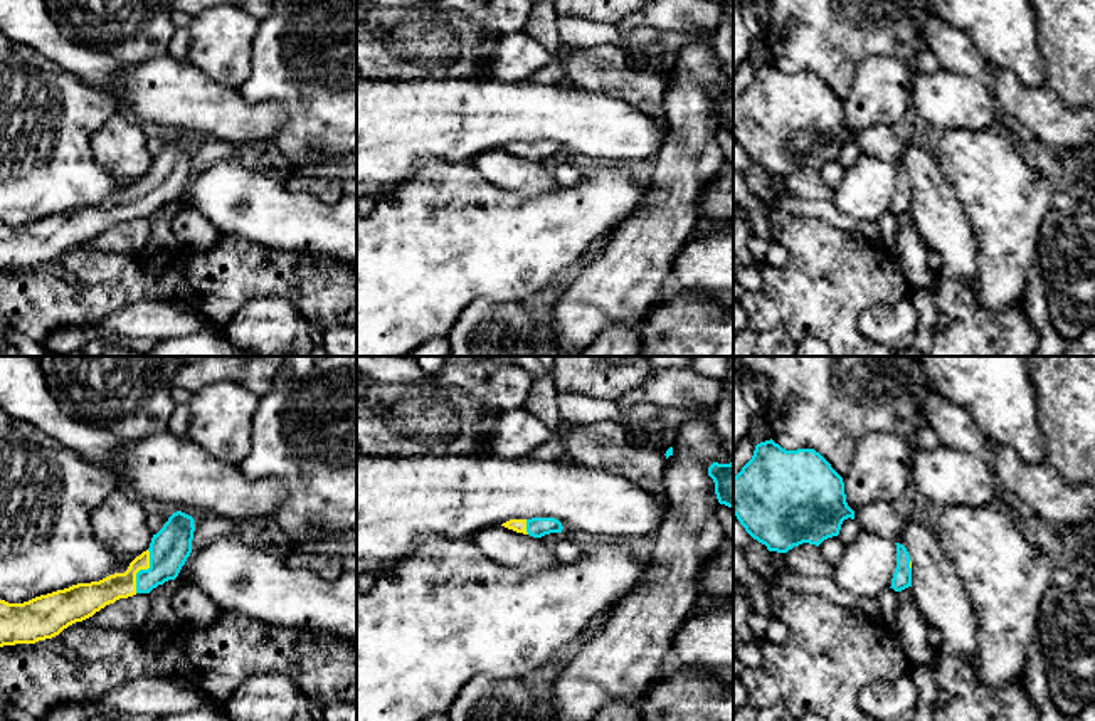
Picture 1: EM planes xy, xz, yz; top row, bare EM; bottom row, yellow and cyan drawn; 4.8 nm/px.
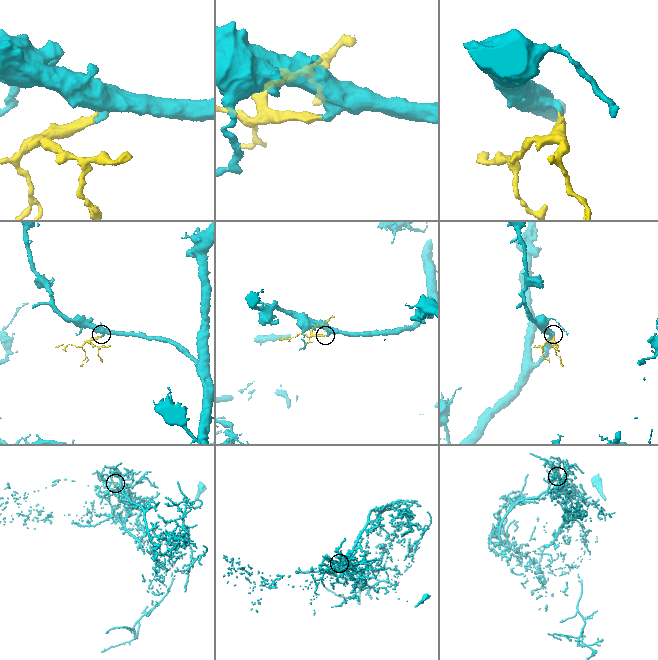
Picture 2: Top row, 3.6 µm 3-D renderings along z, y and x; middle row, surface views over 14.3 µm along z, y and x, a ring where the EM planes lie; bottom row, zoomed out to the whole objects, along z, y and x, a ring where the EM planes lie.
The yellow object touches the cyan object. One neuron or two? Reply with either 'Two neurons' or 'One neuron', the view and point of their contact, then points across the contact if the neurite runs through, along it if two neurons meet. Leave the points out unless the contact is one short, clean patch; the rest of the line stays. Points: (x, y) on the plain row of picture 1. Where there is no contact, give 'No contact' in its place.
One neuron. Touches yellow at xy (142, 192). Path across: xy (100, 217), (125, 209), (142, 192), (170, 170)

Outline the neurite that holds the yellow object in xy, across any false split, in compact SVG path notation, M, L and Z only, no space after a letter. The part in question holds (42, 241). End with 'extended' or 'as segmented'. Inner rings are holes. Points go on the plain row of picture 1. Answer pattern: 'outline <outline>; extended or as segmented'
outline M177 134L124 197L77 207L24 227L0 224L0 271L52 262L119 222L150 217L175 203L192 176L193 141Z; extended

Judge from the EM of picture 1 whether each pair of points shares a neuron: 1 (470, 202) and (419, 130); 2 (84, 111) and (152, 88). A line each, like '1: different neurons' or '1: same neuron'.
1: different neurons
2: different neurons

